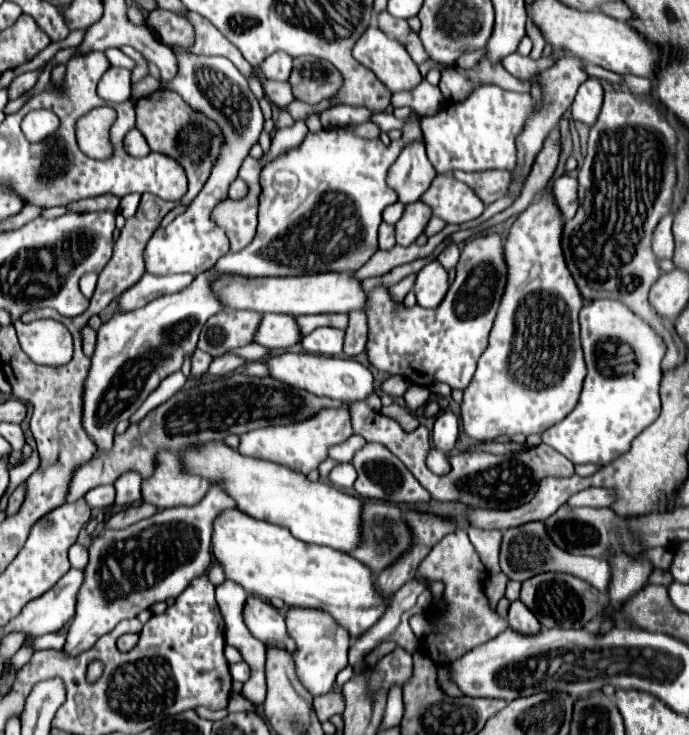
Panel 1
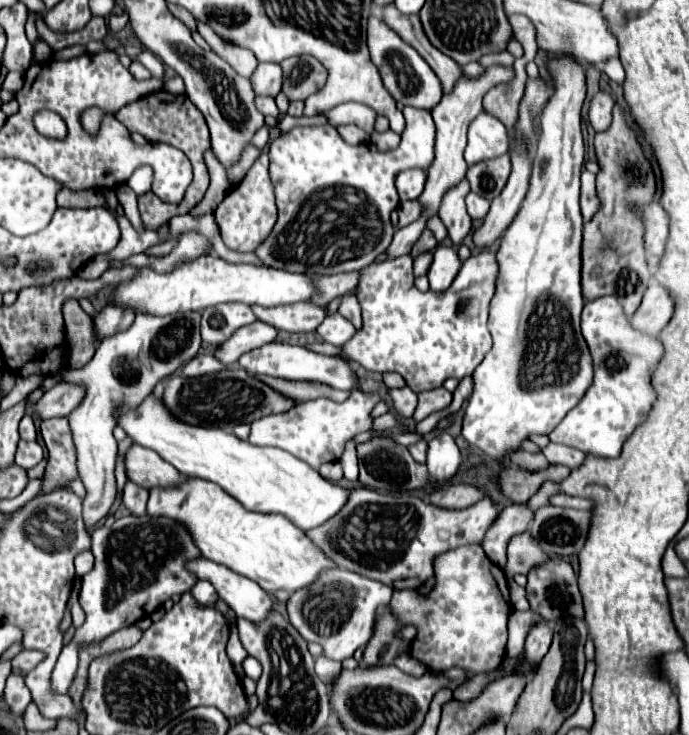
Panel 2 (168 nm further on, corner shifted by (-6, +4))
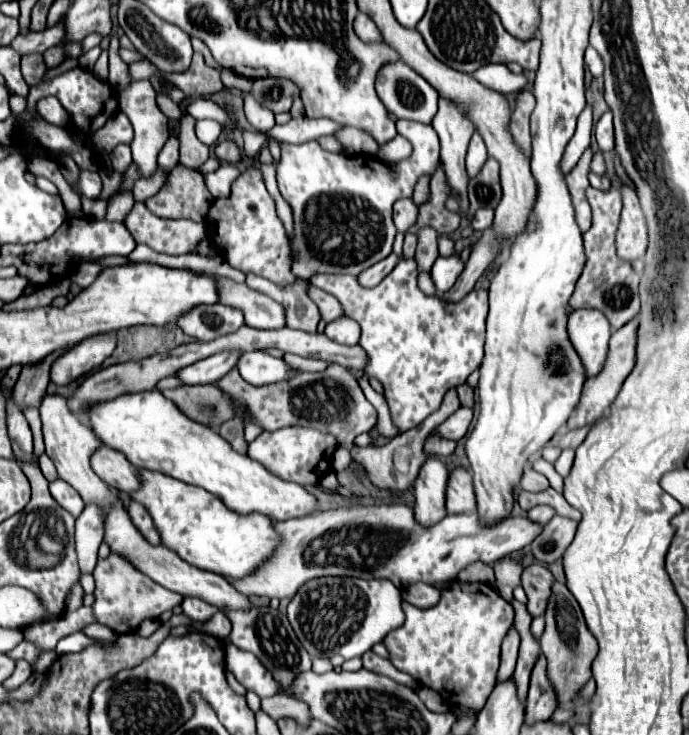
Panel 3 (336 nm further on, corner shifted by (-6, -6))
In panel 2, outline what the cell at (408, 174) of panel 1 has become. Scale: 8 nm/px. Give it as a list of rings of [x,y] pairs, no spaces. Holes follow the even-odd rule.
[[[405,170],[397,176],[397,192],[401,202],[405,200],[415,200],[421,196],[423,186],[425,186],[427,172],[425,170]]]

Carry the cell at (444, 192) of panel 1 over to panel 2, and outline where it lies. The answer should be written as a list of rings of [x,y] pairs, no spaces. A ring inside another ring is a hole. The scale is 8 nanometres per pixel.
[[[469,192],[467,194],[467,212],[473,220],[483,220],[485,214],[489,212],[489,202],[483,196]]]

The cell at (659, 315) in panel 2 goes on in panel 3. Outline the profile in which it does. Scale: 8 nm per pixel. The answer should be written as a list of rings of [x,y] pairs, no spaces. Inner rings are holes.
[[[631,320],[627,322],[623,328],[619,328],[613,336],[611,336],[611,346],[609,346],[609,358],[607,358],[607,364],[603,368],[603,372],[593,378],[593,380],[587,380],[585,382],[585,388],[583,388],[583,394],[581,394],[581,402],[577,406],[577,414],[573,414],[567,422],[567,428],[577,428],[577,426],[583,426],[583,424],[591,424],[599,418],[603,418],[611,406],[611,402],[615,400],[623,380],[629,376],[629,372],[633,370],[635,366],[635,358],[637,358],[637,328],[639,328],[639,320]]]

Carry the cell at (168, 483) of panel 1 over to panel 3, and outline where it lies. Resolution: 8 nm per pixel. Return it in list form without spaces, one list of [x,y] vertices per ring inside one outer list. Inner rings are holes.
[[[109,446],[99,448],[91,456],[91,466],[95,474],[111,488],[131,494],[141,488],[141,474],[139,468],[133,466],[119,450],[113,450]]]

